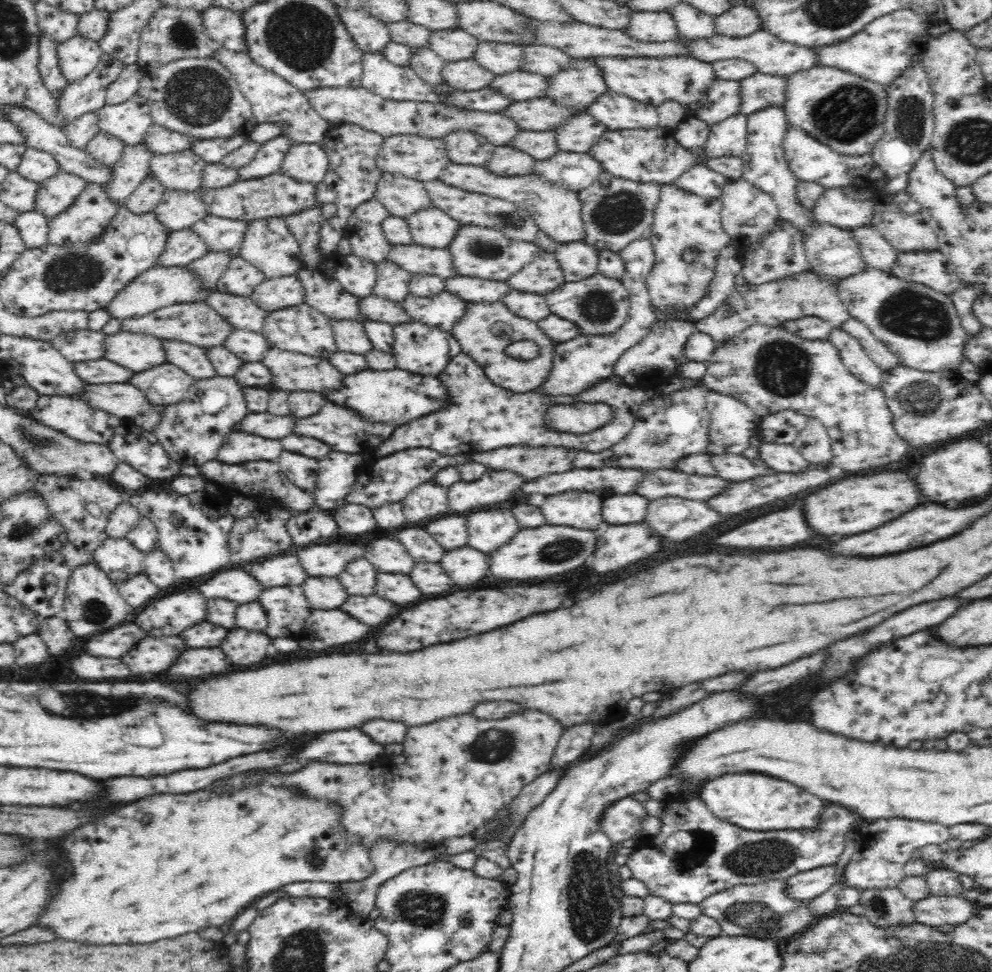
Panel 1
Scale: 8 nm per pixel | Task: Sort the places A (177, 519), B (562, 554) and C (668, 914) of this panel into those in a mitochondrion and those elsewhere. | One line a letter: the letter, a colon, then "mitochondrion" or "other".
A: mitochondrion
B: mitochondrion
C: other

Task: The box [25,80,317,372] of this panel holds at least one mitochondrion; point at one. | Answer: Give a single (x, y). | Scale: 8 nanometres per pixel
(73, 272)

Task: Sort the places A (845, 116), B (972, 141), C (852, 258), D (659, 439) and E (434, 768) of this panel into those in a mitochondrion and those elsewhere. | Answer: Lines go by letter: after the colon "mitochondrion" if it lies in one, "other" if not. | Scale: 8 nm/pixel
A: mitochondrion
B: mitochondrion
C: other
D: mitochondrion
E: other

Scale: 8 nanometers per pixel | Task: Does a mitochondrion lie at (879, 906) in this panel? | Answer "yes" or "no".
yes

